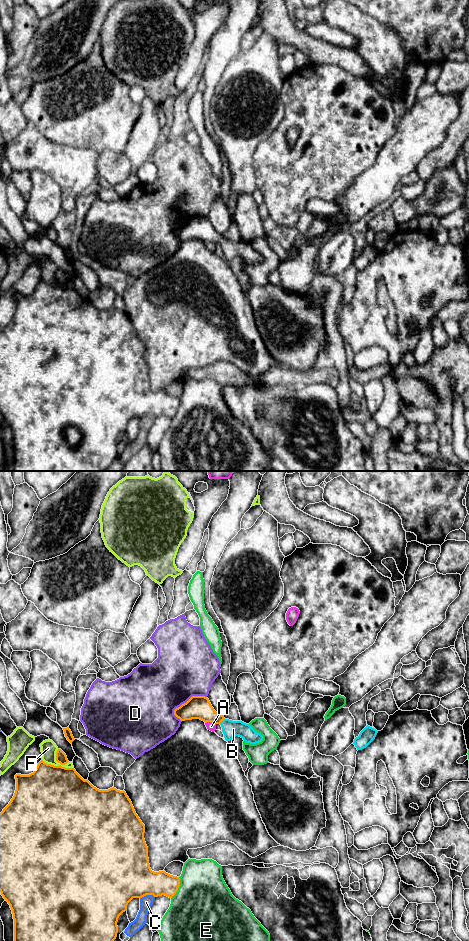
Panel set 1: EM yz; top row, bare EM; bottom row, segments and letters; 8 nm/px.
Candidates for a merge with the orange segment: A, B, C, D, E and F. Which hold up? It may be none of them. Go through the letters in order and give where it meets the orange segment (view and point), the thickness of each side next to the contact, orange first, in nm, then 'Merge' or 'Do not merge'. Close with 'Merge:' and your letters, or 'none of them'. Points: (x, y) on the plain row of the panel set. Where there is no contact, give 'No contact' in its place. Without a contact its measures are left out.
A: Touches orange at yz (210, 241). Thickness 190 nm (orange) against 70 nm. Do not merge
B: Touches orange at yz (221, 241). Thickness 190 nm (orange) against 140 nm. Merge
C: Touches orange at yz (147, 414). Thickness 420 nm (orange) against 100 nm. Do not merge
D: Touches orange at yz (189, 219). Thickness 190 nm (orange) against 460 nm. Do not merge
E: Touches orange at yz (178, 407). Thickness 200 nm (orange) against 480 nm. Do not merge
F: Touches orange at yz (59, 285). Thickness 480 nm (orange) against 130 nm. Do not merge
Merge: B

